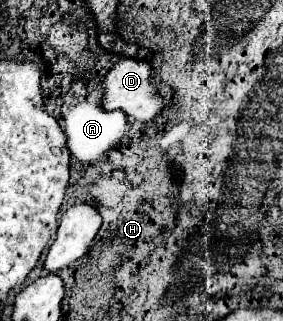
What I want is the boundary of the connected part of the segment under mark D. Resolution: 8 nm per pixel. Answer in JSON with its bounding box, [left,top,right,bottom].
[100,59,164,123]

